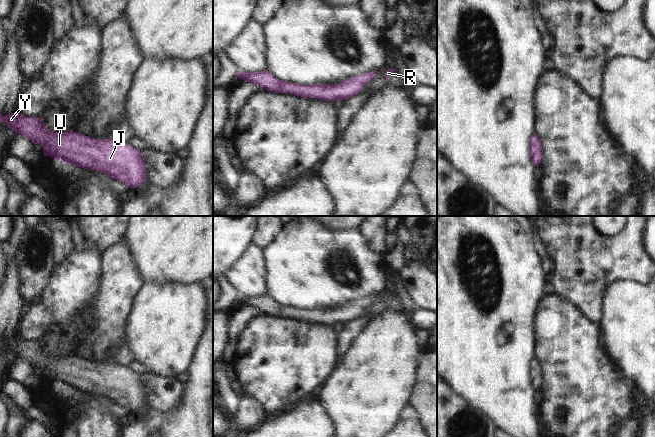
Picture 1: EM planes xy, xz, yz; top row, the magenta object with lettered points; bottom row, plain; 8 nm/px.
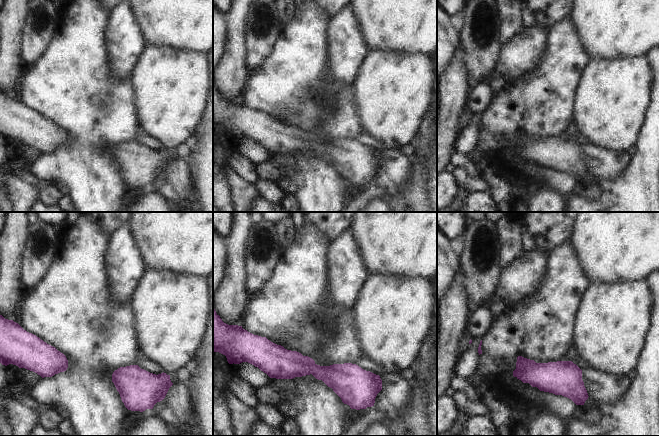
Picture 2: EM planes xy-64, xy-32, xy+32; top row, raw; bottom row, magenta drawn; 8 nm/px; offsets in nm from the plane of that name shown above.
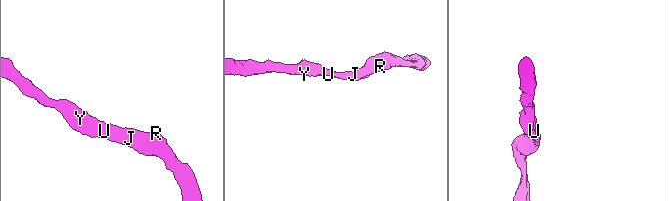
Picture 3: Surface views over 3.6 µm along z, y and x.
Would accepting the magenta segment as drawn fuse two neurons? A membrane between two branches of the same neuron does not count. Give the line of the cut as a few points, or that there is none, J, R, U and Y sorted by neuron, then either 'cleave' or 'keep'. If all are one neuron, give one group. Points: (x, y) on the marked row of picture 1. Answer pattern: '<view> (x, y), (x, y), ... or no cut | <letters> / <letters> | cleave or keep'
no cut | J R U Y | keep

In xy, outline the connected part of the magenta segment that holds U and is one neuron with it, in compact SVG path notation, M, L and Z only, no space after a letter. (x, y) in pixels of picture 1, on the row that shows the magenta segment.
M21 113L0 114L0 122L11 127L15 135L24 134L33 144L42 145L44 156L105 173L128 188L147 182L144 158L129 143L116 139L97 140L70 130L52 132L40 117L26 117Z

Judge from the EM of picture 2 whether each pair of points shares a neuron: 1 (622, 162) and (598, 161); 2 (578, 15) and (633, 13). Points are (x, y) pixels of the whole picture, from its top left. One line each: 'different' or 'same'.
1: same
2: same

